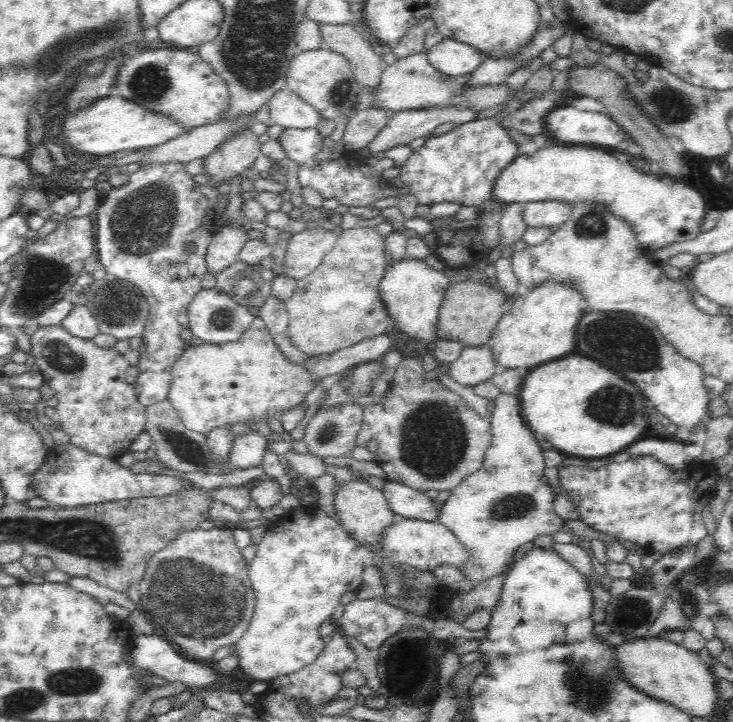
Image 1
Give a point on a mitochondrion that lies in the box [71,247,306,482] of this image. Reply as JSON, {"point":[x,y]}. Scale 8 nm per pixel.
{"point":[118,305]}

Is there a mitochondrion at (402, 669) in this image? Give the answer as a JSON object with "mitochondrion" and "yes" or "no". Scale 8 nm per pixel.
{"mitochondrion":"yes"}

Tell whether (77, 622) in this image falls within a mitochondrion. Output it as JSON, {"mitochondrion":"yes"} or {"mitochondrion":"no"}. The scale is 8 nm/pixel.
{"mitochondrion":"no"}

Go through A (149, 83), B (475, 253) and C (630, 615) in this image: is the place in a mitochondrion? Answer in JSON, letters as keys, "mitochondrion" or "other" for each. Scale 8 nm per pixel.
{"A":"mitochondrion","B":"other","C":"mitochondrion"}

